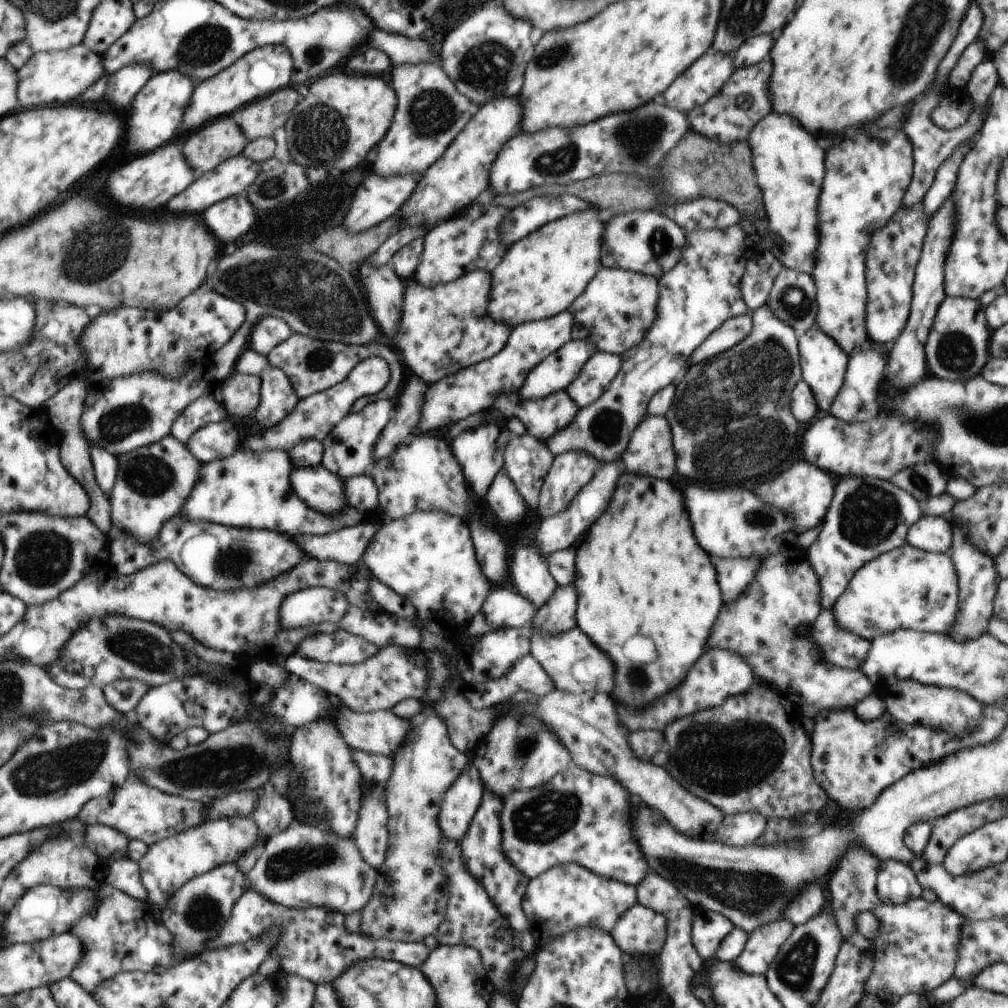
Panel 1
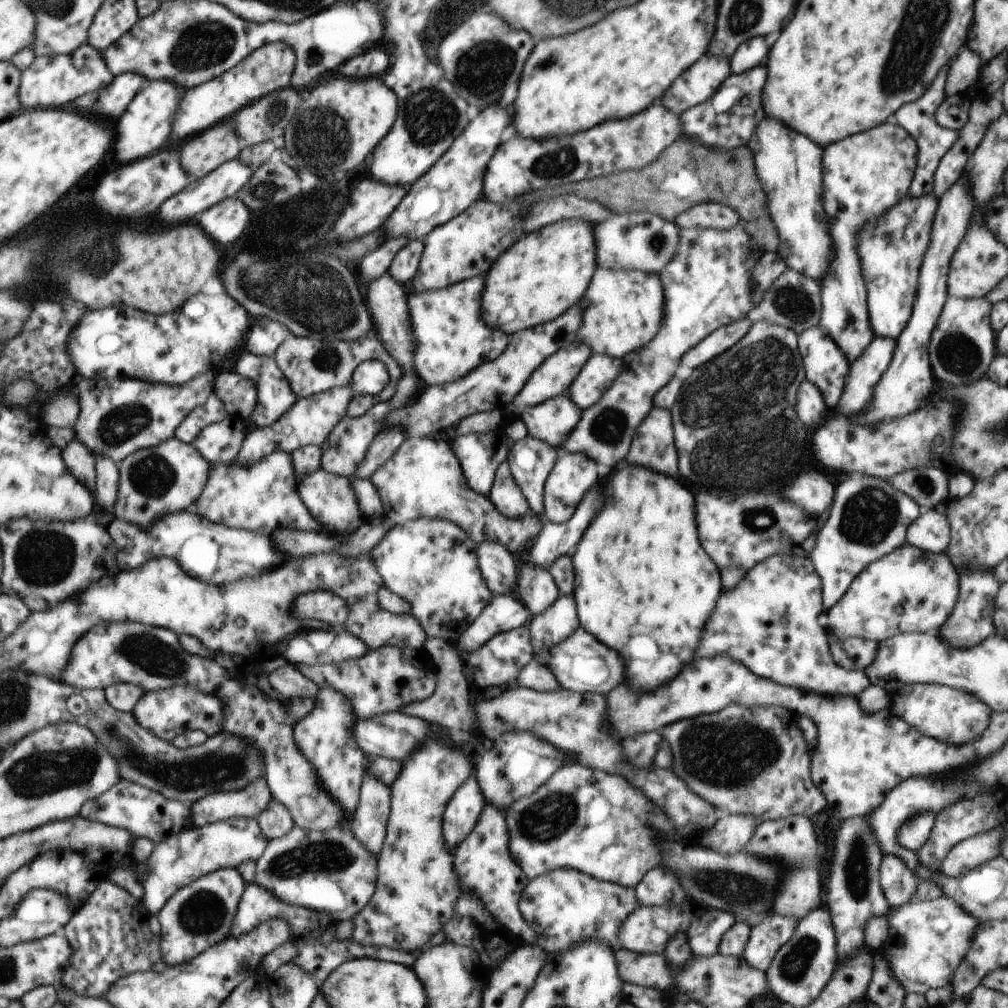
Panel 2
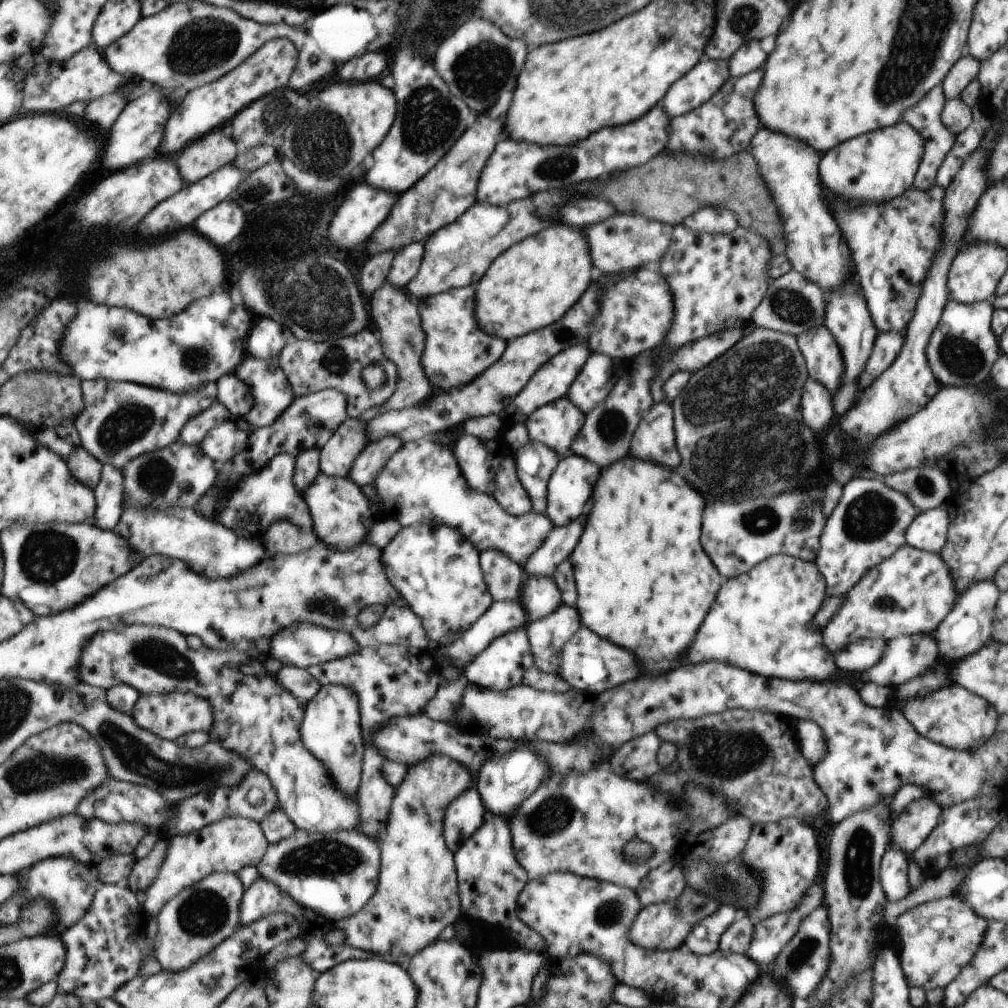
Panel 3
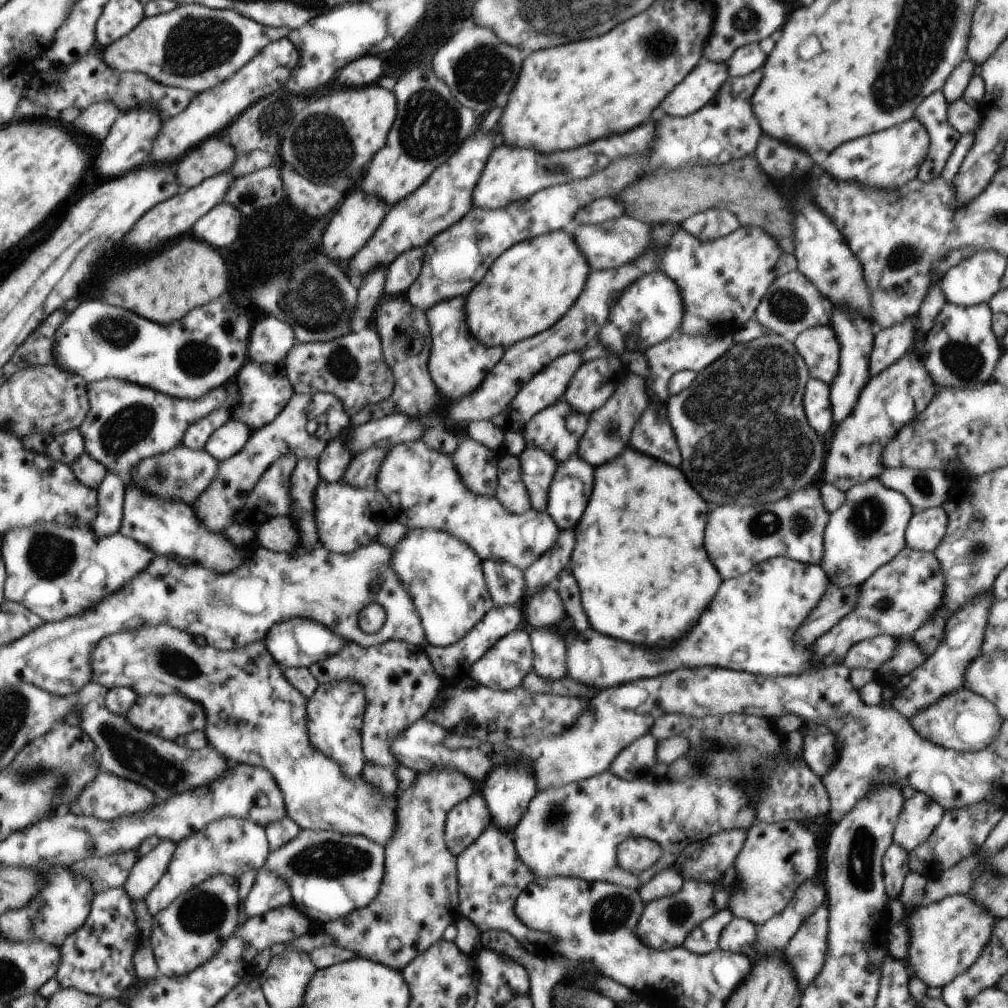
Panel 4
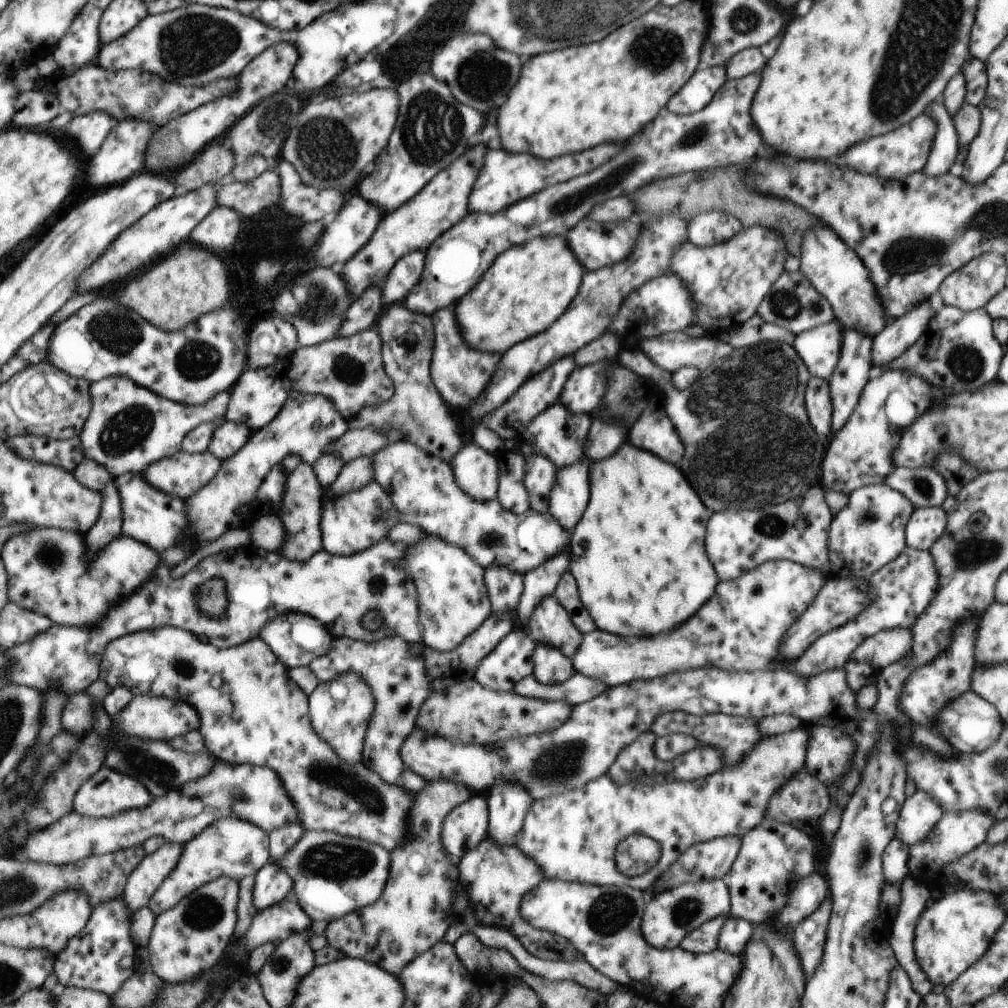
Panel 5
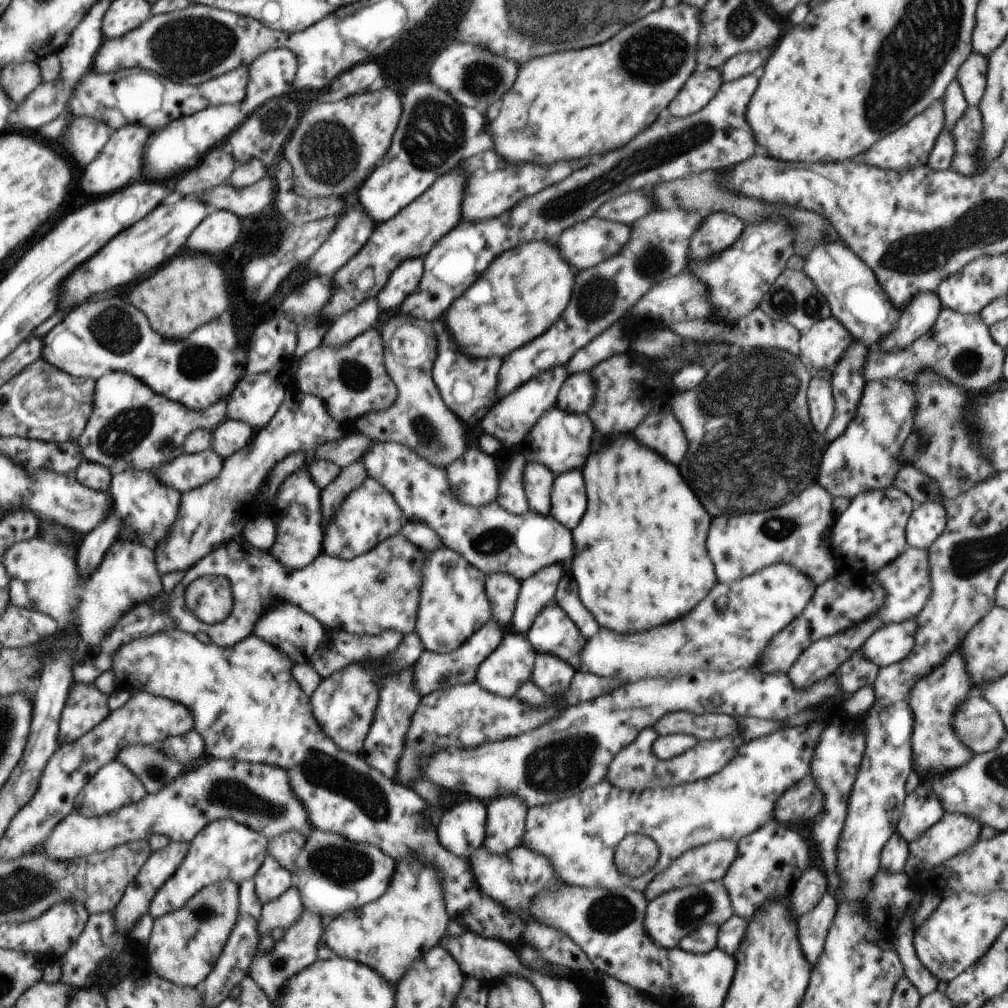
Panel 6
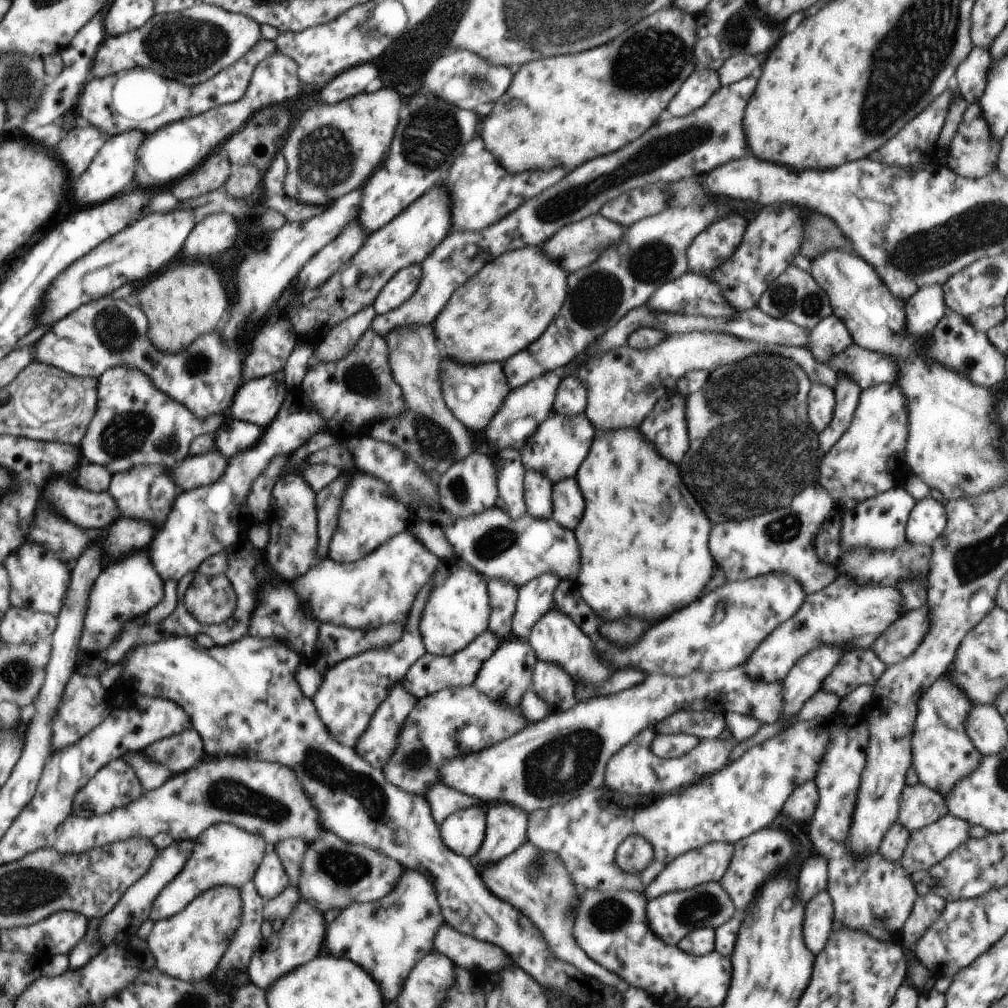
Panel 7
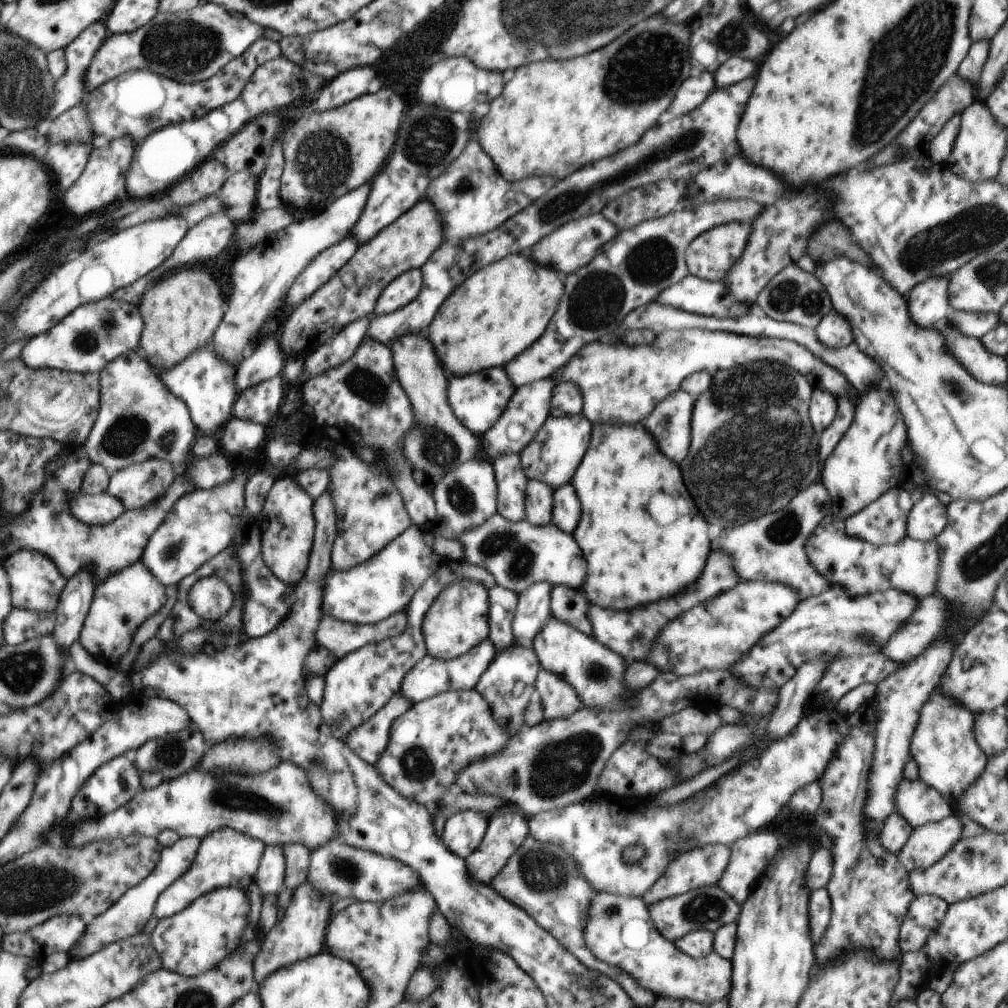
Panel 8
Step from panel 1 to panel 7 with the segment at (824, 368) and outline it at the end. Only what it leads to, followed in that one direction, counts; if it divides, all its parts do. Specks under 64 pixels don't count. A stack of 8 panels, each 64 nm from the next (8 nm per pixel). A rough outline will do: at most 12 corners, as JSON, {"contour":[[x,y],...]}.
{"contour":[[834,314],[811,329],[806,348],[819,363],[852,344]]}

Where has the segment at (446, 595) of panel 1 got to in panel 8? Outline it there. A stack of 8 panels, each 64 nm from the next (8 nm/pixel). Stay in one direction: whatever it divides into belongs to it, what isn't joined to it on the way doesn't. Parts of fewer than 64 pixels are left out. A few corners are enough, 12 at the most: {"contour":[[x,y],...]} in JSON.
{"contour":[[455,581],[423,620],[427,654],[453,659],[489,638],[489,590]]}

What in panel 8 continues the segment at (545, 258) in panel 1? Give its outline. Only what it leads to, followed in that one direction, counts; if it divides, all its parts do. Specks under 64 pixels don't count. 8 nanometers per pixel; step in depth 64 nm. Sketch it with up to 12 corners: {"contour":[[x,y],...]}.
{"contour":[[508,256],[444,300],[426,336],[456,376],[545,333],[563,278]]}

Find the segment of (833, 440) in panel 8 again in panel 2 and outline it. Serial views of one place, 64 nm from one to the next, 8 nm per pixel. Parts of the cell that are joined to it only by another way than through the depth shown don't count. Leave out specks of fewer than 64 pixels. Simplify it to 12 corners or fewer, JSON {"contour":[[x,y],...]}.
{"contour":[[893,120],[824,150],[836,258],[819,326],[849,365],[874,340],[858,228],[909,194],[917,140]]}

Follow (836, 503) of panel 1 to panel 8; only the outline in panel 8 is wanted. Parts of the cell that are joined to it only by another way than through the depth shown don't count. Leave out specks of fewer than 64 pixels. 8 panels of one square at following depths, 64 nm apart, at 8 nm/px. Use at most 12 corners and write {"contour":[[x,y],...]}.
{"contour":[[900,488],[845,520],[874,546],[907,536],[915,496]]}

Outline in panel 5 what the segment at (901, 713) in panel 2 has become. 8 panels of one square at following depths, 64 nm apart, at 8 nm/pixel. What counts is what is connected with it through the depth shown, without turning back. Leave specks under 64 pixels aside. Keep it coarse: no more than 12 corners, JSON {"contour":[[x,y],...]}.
{"contour":[[970,689],[937,729],[957,752],[981,753],[1004,730],[998,709]]}

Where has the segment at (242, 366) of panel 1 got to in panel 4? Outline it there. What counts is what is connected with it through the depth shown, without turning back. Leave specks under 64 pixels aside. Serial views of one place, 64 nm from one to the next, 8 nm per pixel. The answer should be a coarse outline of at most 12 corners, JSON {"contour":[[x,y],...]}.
{"contour":[[248,361],[230,418],[273,422],[295,393],[282,362]]}

